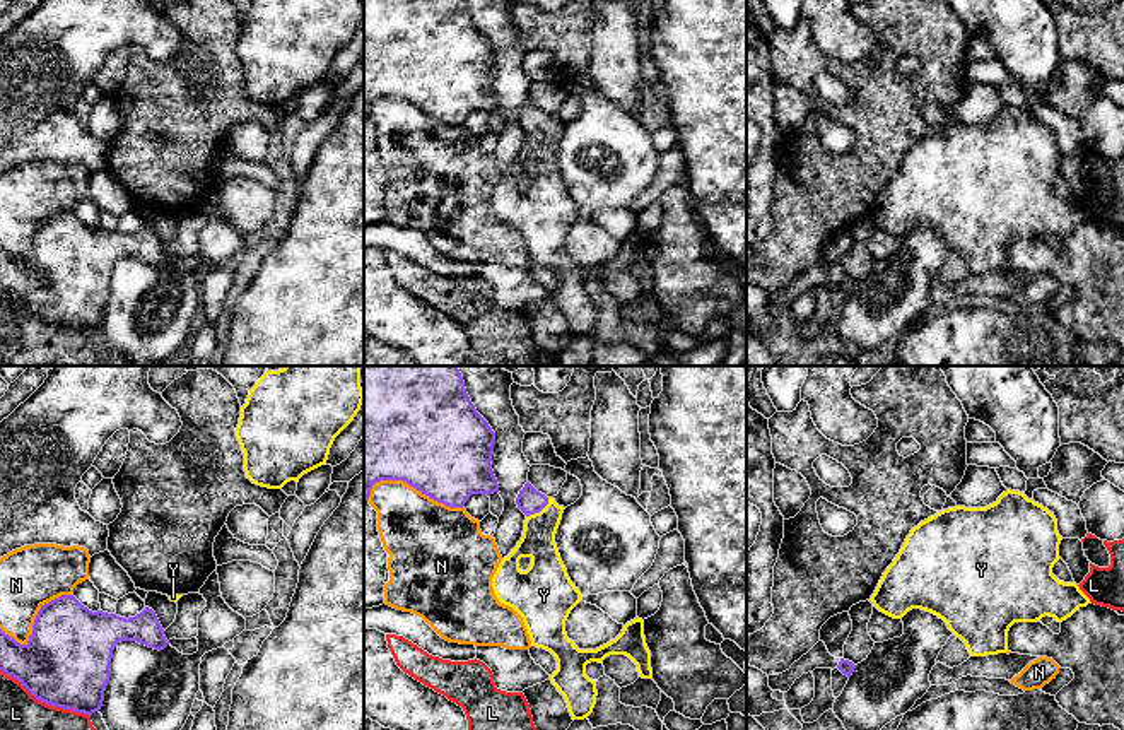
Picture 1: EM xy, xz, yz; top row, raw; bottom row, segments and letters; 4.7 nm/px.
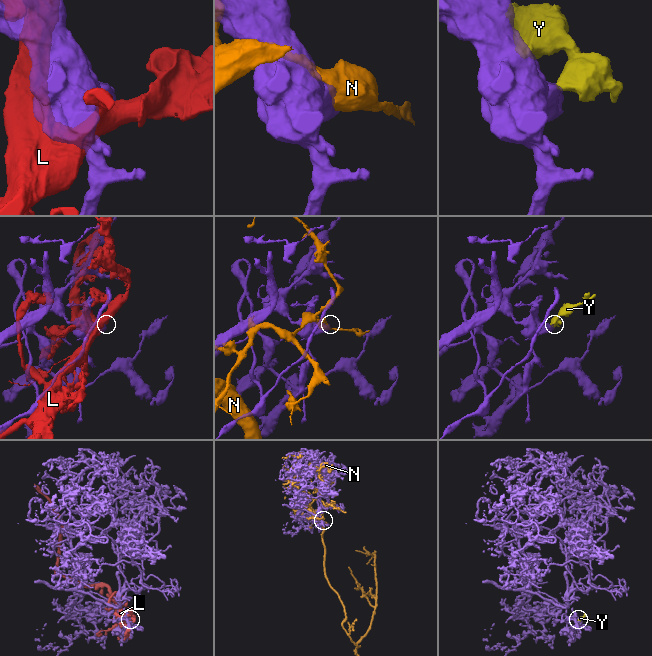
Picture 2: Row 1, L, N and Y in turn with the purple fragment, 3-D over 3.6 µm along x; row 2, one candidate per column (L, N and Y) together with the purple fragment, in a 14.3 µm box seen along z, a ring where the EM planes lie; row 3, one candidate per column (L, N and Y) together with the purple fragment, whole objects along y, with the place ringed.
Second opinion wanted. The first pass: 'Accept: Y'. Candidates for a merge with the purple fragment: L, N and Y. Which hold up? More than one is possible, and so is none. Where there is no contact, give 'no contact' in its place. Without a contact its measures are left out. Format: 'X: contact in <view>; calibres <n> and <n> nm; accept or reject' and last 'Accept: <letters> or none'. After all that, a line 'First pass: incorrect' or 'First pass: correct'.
L: contact in xy; calibres 420 and 400 nm; reject
N: contact in xz; calibres 500 and 360 nm; reject
Y: contact in xz; calibres 120 and 160 nm; accept
Accept: Y
First pass: correct

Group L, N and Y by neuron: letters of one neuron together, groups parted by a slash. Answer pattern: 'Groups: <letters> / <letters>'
Groups: L / N / Y

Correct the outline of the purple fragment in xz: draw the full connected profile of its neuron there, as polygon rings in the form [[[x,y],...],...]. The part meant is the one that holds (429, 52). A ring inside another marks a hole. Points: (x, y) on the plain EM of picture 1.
[[[364,0],[364,120],[381,97],[403,97],[430,116],[463,125],[471,111],[499,109],[492,87],[495,50],[477,29],[465,0]]]

